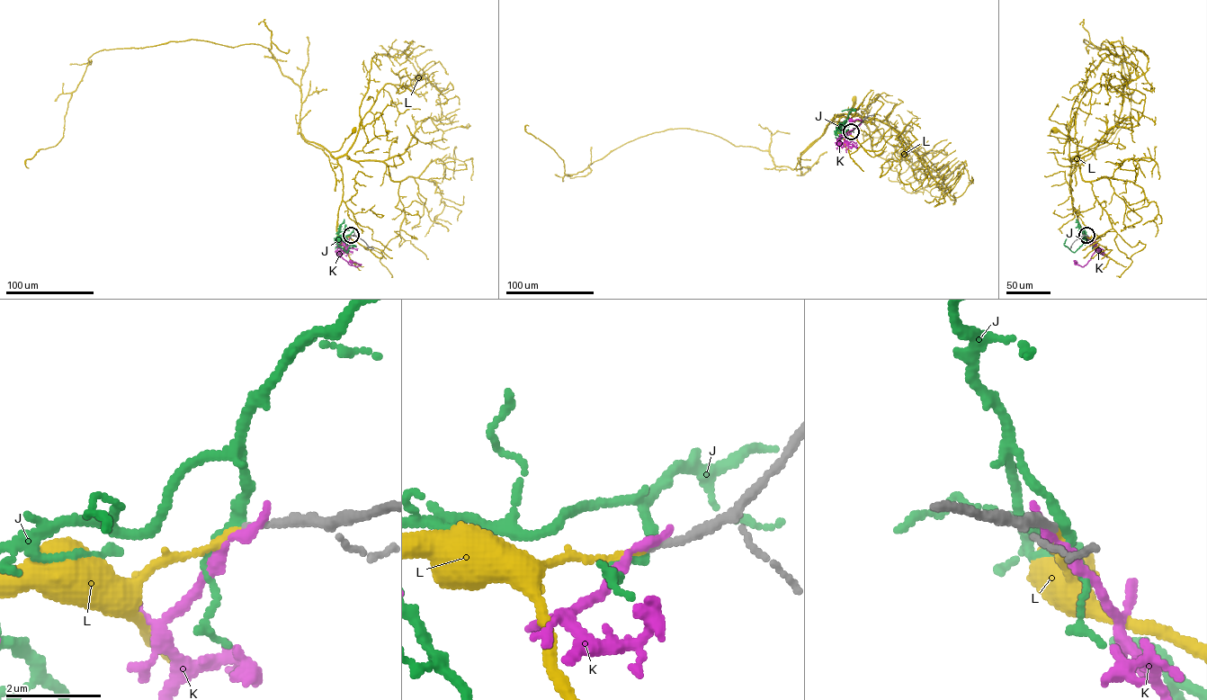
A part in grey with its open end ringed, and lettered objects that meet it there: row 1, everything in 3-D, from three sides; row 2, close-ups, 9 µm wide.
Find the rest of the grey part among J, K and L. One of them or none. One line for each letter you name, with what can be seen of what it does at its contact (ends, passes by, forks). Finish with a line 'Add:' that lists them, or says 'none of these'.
L: It ends there
Add: L

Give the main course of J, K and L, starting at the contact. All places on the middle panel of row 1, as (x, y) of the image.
J: (851, 131), (835, 130), (848, 113), (855, 110), (842, 112)
K: (851, 131), (836, 141), (862, 121), (850, 121)
L: (851, 131), (839, 131), (836, 129), (843, 115), (836, 115), (831, 122), (844, 121), (853, 99)

